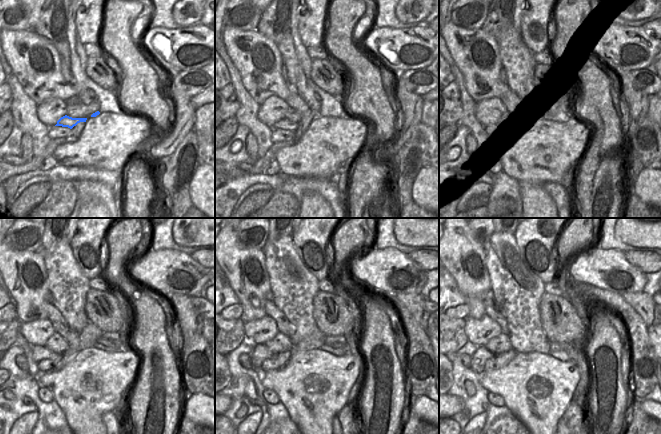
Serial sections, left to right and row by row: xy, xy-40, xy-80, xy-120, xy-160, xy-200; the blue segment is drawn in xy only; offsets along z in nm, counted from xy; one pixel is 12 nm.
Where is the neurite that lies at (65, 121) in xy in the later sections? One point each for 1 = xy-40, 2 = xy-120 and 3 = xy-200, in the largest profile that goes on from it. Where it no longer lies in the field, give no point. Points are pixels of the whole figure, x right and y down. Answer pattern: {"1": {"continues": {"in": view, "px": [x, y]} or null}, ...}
{"1": {"continues": {"in": "xy-40", "px": [285, 124]}}, "2": {"continues": {"in": "xy-120", "px": [38, 352]}}, "3": {"continues": {"in": "xy-200", "px": [482, 354]}}}

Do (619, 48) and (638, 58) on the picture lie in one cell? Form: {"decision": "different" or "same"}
{"decision": "same"}

